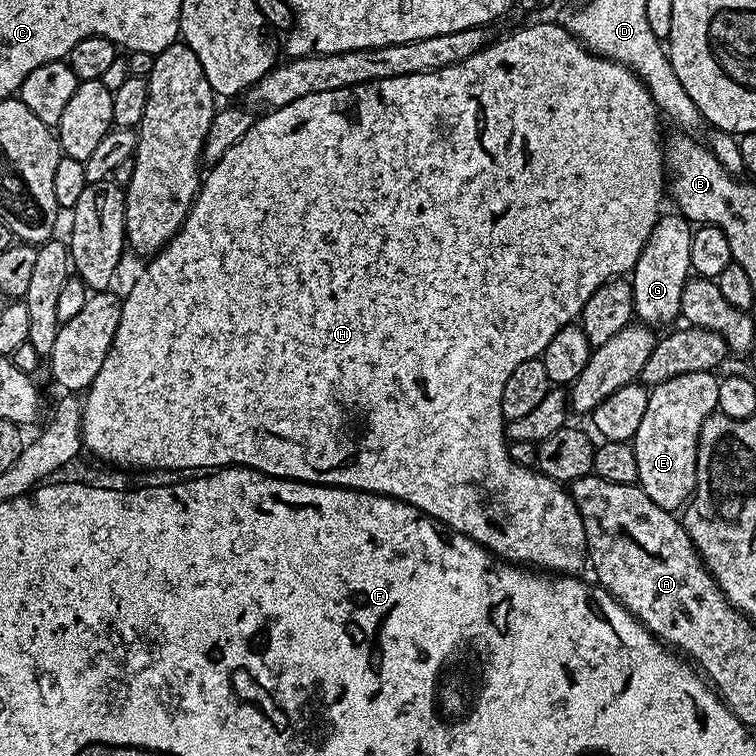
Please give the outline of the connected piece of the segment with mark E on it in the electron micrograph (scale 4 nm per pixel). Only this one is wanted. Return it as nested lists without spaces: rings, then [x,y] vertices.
[[[711,372],[678,374],[678,378],[651,385],[646,415],[630,441],[638,462],[638,487],[648,495],[650,502],[669,510],[680,510],[688,504],[696,486],[696,448],[700,445],[702,422],[706,422],[708,415],[718,409],[719,385],[720,380]]]

